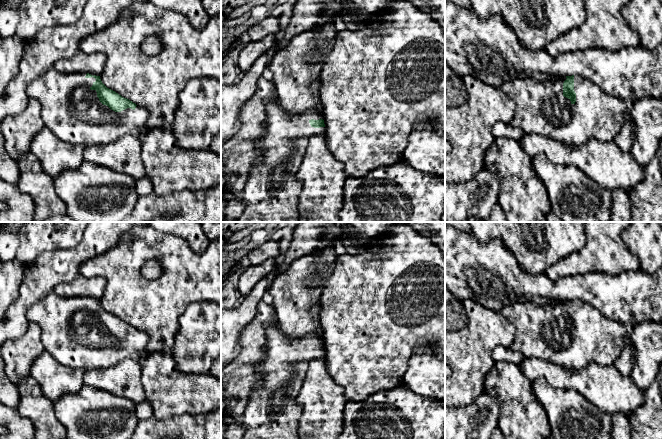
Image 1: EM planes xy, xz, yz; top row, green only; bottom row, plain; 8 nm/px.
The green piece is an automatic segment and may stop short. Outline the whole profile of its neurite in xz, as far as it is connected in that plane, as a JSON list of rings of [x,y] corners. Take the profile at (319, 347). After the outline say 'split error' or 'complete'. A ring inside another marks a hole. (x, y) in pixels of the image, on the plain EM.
[[[277,318],[265,323],[264,360],[259,365],[261,387],[254,390],[240,416],[245,427],[241,439],[298,439],[297,426],[302,407],[295,402],[307,371],[307,363],[313,359],[326,360],[324,344],[314,333],[301,339],[292,339],[281,330]]]; split error

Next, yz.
[[[580,300],[558,302],[554,307],[532,301],[505,306],[501,314],[516,328],[514,351],[580,370],[594,362],[613,365],[630,343],[633,325],[605,318]]]; split error

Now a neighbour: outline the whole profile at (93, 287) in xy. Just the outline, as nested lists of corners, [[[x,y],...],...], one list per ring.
[[[77,276],[67,283],[57,284],[54,292],[62,297],[89,297],[100,300],[104,294],[106,280],[103,277]]]

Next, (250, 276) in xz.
[[[269,258],[260,264],[251,264],[243,270],[238,279],[237,289],[239,293],[247,296],[260,280],[270,276],[275,269],[276,262],[274,258]]]

